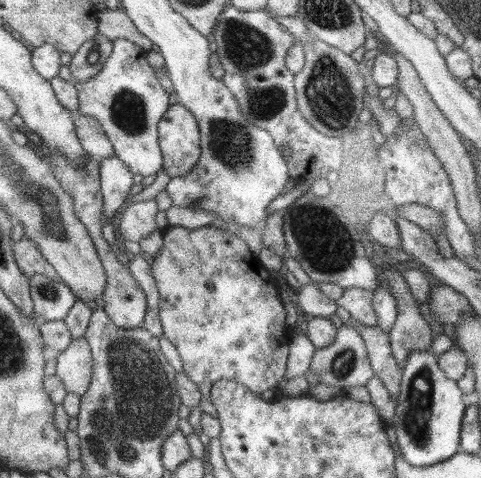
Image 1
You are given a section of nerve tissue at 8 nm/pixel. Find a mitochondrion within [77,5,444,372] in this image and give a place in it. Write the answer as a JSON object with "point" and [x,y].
{"point":[249,51]}

